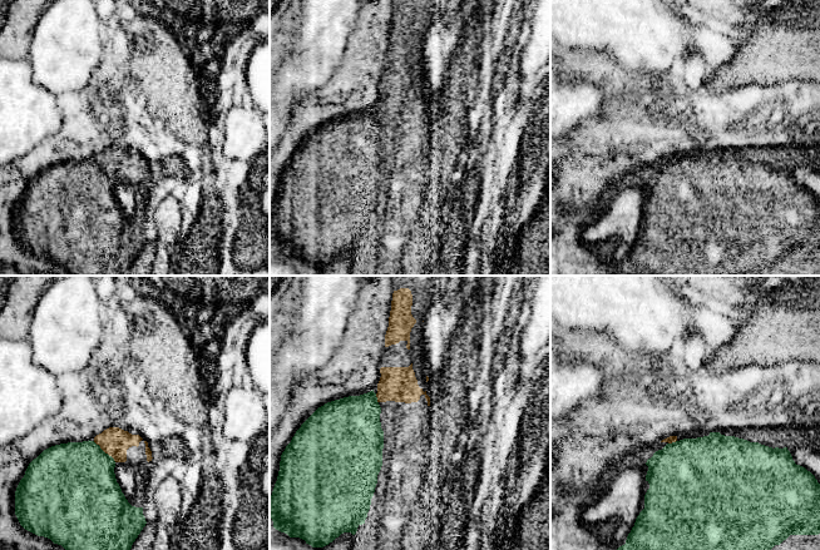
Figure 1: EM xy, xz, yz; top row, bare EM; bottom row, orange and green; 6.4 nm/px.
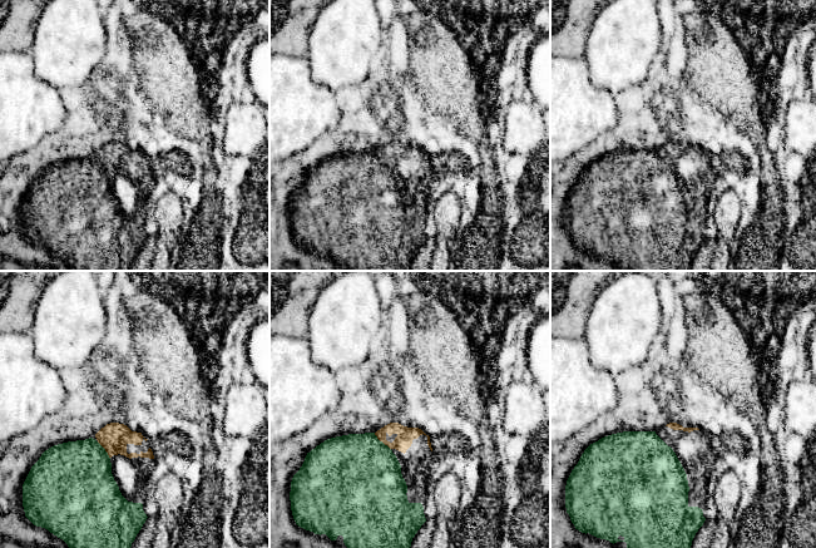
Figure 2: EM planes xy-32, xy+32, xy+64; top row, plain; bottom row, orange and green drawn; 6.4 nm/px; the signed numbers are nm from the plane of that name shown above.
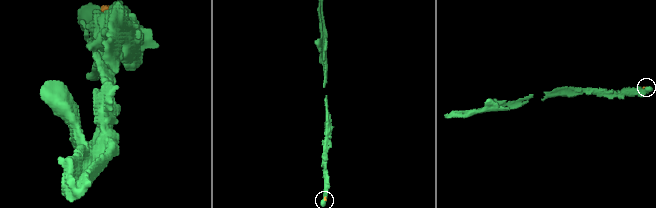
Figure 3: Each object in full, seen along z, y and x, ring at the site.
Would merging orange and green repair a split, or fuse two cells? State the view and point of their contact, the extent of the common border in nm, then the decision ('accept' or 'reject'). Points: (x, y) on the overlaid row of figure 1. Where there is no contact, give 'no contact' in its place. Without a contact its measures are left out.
meets orange in xy at (104, 451); contact 200 nm long; accept

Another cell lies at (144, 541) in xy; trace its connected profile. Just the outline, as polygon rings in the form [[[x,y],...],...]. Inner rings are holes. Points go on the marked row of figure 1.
[[[148,522],[135,539],[130,550],[152,550],[155,536],[155,524]]]

